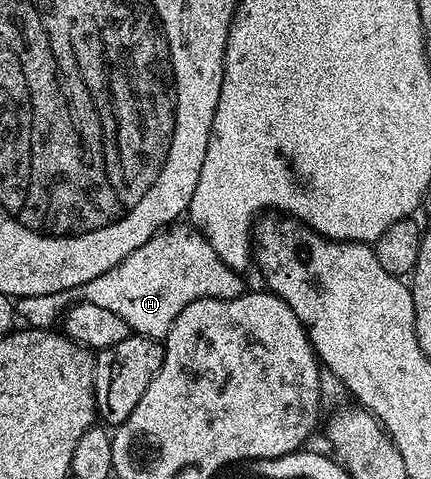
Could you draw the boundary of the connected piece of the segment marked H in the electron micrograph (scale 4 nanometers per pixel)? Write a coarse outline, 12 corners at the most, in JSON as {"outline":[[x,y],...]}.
{"outline":[[190,222],[75,288],[163,341],[185,305],[243,278]]}

